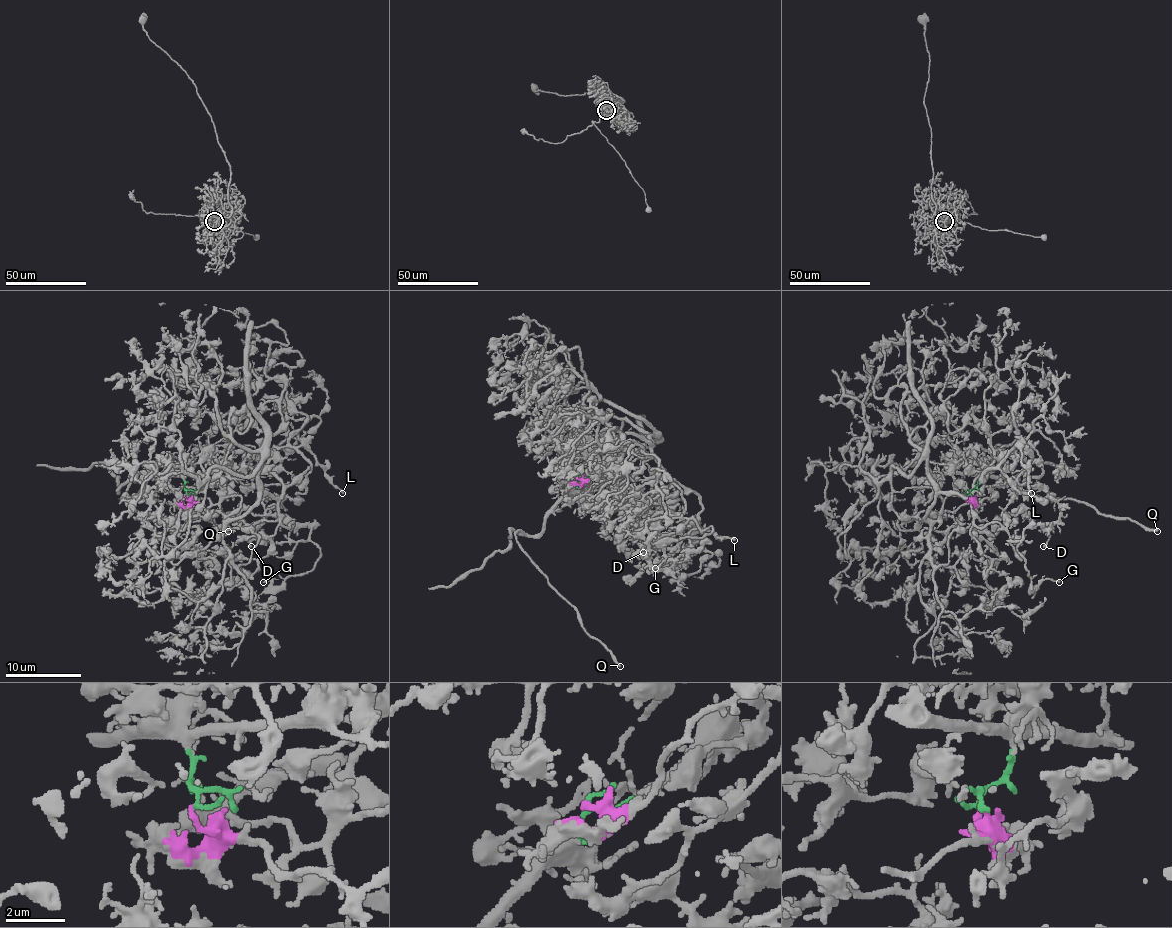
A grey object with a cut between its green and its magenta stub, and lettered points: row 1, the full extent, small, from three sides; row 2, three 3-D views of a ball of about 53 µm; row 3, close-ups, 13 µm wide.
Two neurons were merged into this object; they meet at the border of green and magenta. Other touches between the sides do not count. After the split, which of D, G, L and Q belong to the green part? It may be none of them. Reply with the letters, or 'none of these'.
Q

